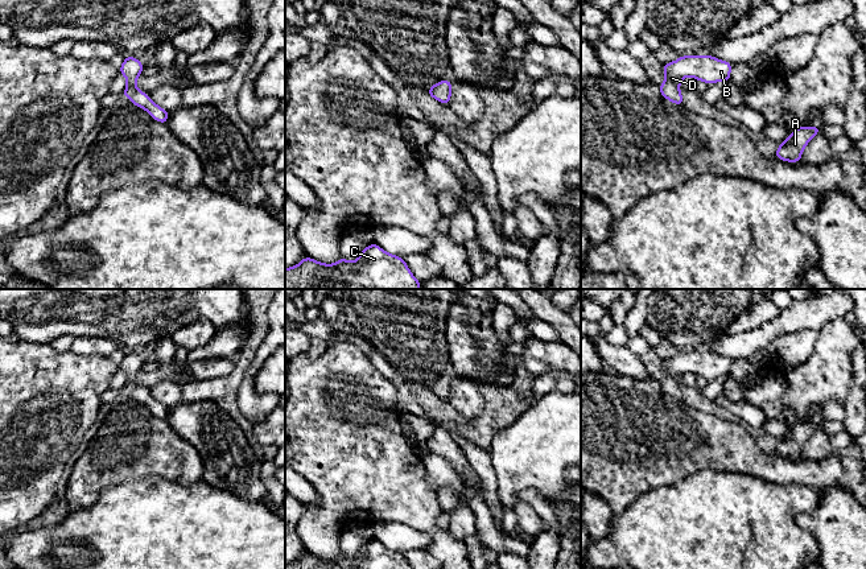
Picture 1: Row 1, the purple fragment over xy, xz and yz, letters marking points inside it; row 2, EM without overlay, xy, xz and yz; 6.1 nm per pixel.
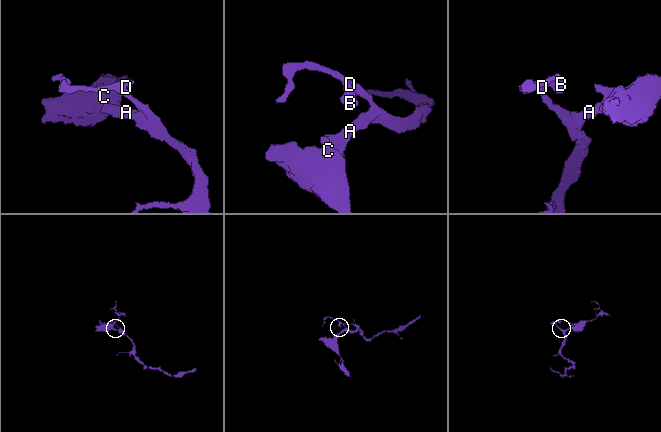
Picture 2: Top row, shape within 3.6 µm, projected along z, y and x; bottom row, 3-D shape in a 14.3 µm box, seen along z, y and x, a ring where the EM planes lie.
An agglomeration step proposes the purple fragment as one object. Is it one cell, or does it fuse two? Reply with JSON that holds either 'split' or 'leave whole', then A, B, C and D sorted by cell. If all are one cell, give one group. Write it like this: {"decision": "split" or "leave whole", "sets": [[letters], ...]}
{"decision": "leave whole", "sets": [["A", "B", "C", "D"]]}

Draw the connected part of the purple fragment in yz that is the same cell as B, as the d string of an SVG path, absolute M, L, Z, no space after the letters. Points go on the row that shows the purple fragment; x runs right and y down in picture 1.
M681 55L675 62L663 63L665 79L659 84L660 94L669 102L684 106L680 91L680 82L692 77L708 84L716 82L730 82L730 62L714 58L713 55Z

